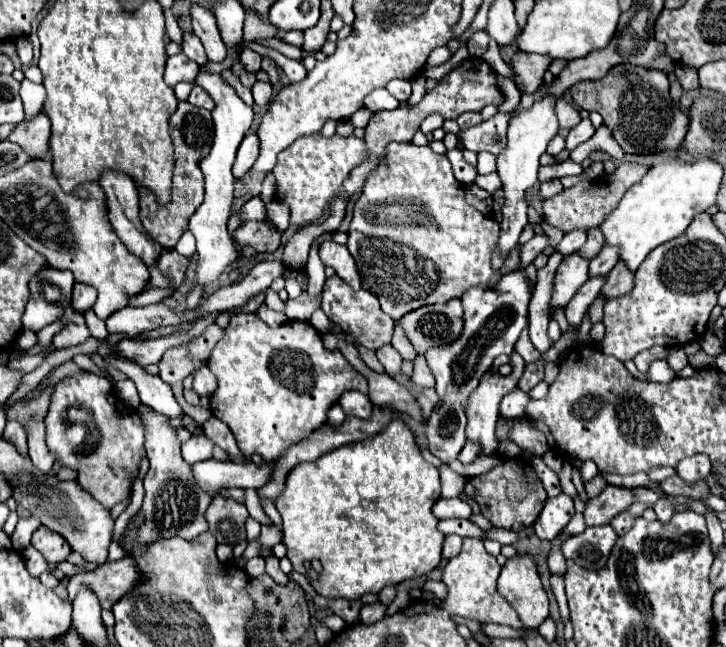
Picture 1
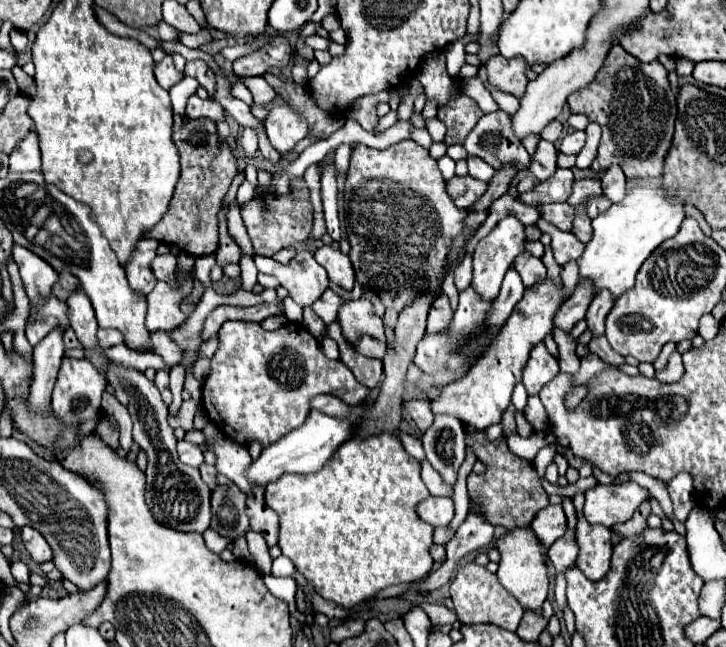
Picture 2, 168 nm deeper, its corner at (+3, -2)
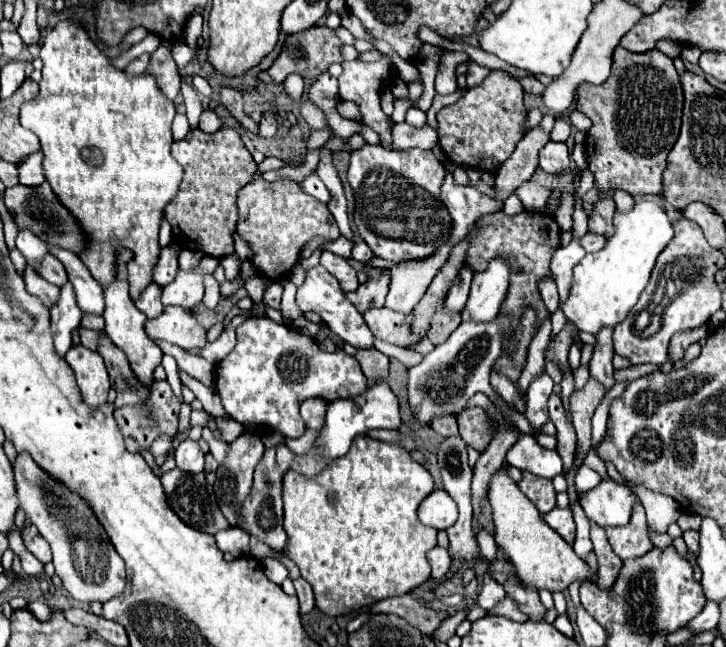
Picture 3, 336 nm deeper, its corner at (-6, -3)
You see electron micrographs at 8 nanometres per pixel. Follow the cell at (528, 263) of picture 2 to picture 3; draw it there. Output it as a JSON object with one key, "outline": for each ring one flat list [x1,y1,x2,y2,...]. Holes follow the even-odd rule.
{"outline":[[550,279,542,281,542,283,540,283,540,295,542,295,542,299,544,299,548,311,550,311,550,313,556,313,556,309,558,309,558,291,556,291,556,283,550,281]]}

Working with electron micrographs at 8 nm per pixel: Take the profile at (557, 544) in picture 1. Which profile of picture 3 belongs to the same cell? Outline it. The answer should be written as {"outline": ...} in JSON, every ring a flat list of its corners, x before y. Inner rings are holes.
{"outline":[[522,435,514,447,508,451,506,463,528,471,536,477,552,479,554,475,563,474,563,462,556,451,544,449,536,443,534,435]]}

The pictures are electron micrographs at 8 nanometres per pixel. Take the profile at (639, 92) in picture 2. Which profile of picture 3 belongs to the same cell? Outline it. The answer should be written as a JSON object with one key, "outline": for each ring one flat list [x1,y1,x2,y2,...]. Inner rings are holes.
{"outline":[[616,47,608,81,604,85,578,87,576,109,592,121,592,143,590,129,584,141,588,169,600,191,622,189,630,195,662,193,666,155,680,133,682,103,684,95,674,63,658,49,630,53,624,47]]}

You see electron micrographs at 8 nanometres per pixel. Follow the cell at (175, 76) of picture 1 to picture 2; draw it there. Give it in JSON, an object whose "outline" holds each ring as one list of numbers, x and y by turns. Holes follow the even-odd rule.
{"outline":[[169,54,161,62,157,62,157,66,155,66,155,78,157,78,159,86,165,90,169,90,173,84,177,84,183,76,185,74,173,66,173,60]]}

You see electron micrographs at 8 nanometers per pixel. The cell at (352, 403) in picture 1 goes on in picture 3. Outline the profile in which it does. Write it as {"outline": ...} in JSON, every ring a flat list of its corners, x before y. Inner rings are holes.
{"outline":[[306,399,300,405,300,413,302,413,302,419,308,429,316,429,316,431,320,429,320,425,324,423,324,417,326,417,326,407,328,407,328,403,324,399]]}

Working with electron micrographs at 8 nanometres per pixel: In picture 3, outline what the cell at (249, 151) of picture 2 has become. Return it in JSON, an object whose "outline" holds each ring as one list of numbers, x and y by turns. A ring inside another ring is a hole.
{"outline":[[264,113,262,121,260,121,260,135,262,137,274,137,278,129,278,119,272,113]]}

